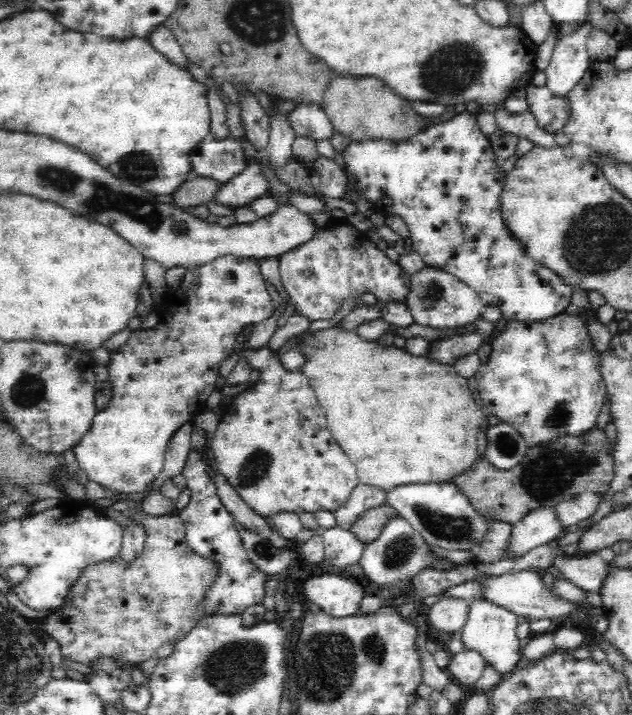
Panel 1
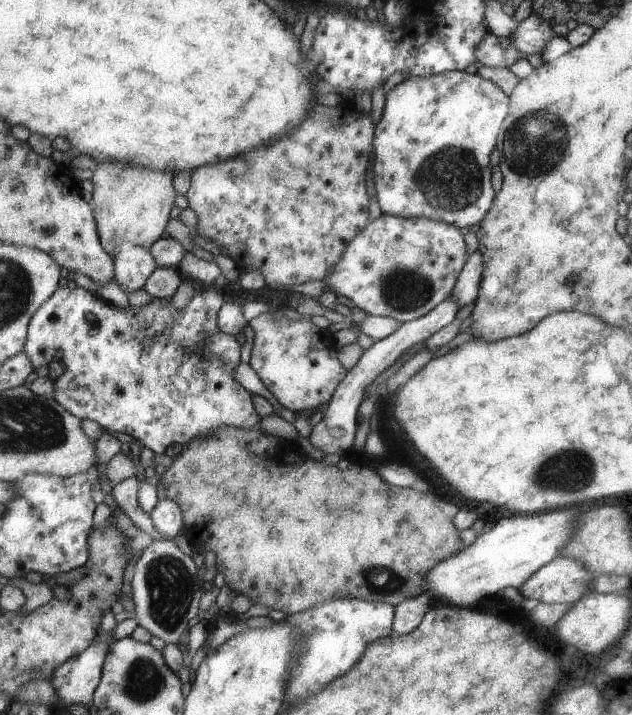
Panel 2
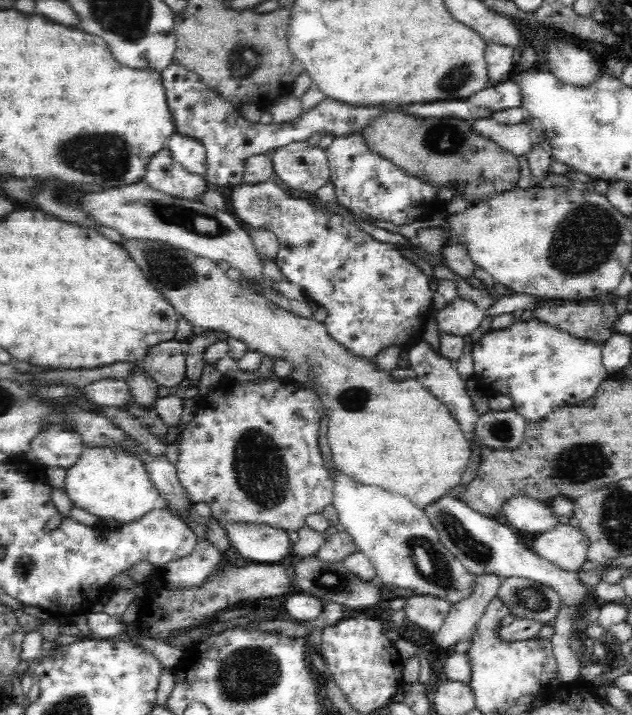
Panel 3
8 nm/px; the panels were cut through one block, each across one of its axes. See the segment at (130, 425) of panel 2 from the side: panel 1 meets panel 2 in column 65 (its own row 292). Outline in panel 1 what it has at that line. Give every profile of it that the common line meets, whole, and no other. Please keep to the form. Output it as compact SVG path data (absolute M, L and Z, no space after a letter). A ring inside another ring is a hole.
M347 221L333 223L316 229L311 241L299 244L292 251L277 257L280 280L289 295L295 312L312 320L330 320L344 300L354 298L355 306L361 307L364 294L375 296L375 304L405 303L411 276L393 263L385 253L376 249L365 233Z

